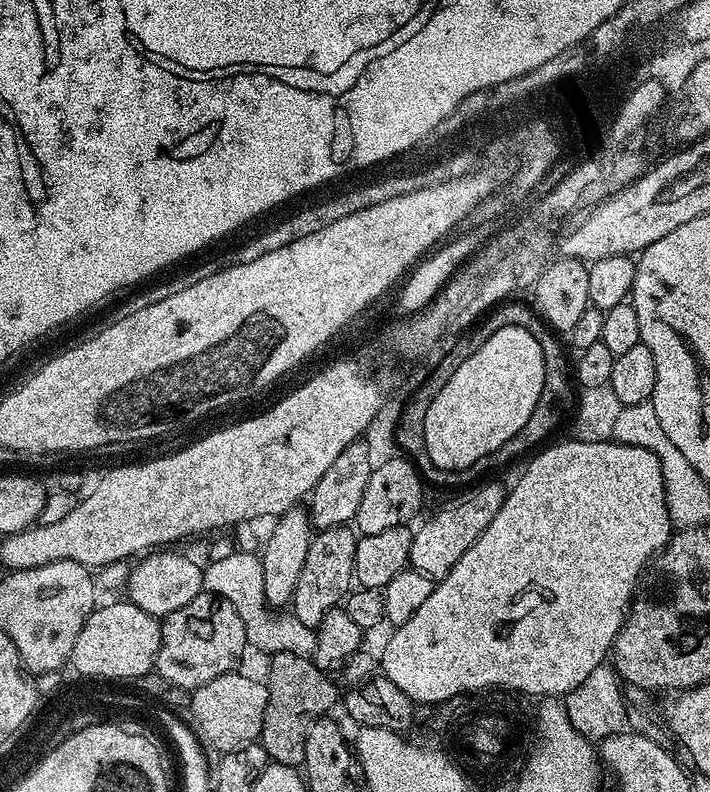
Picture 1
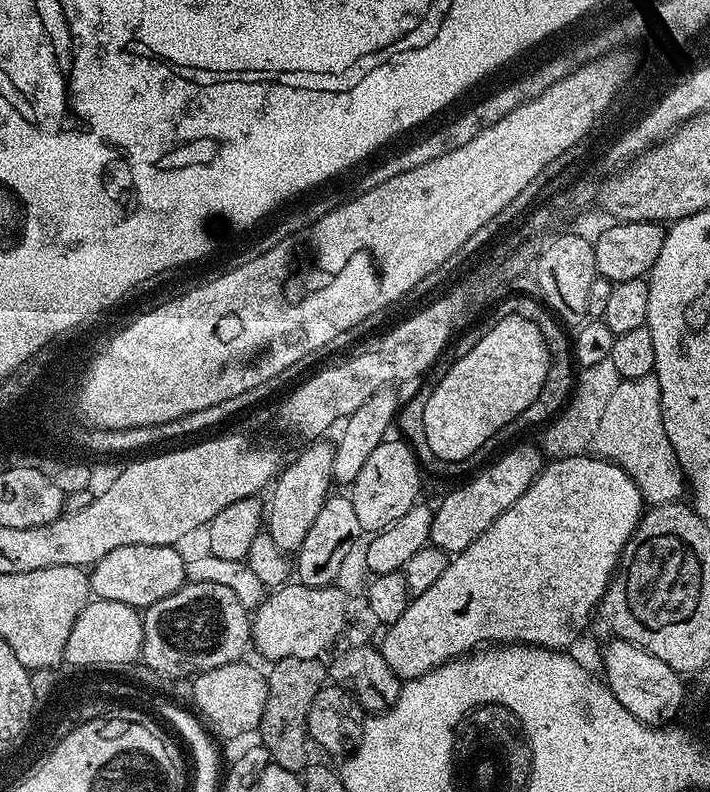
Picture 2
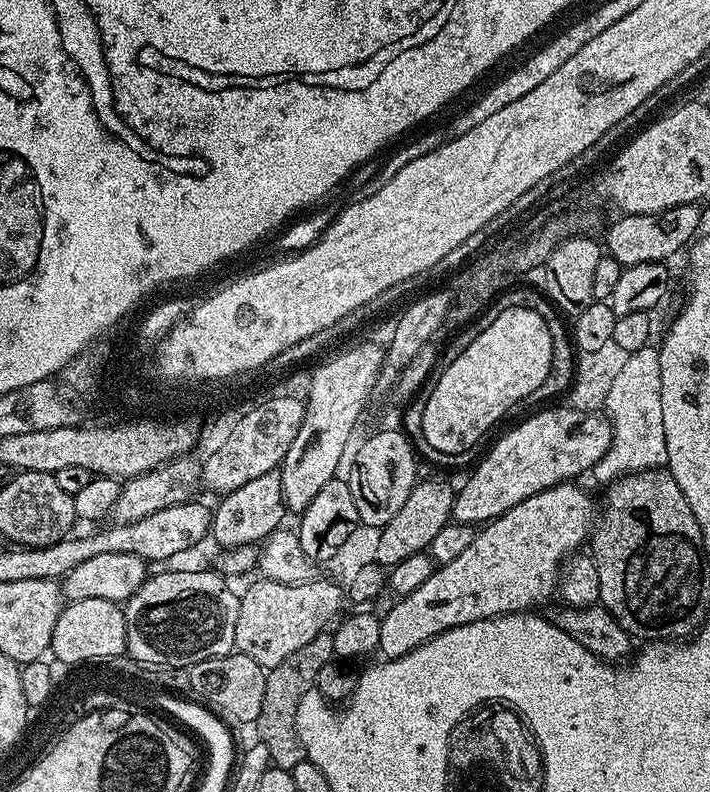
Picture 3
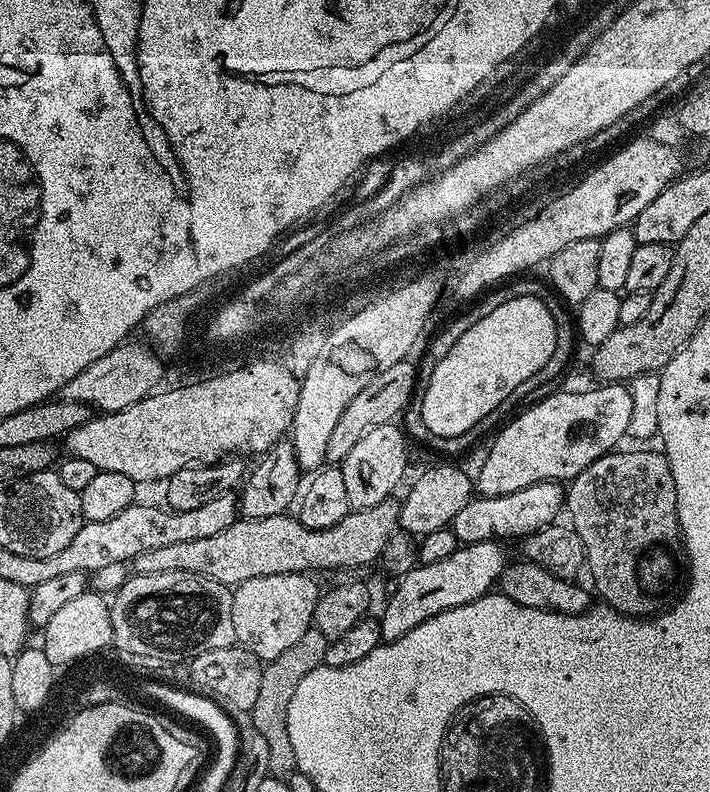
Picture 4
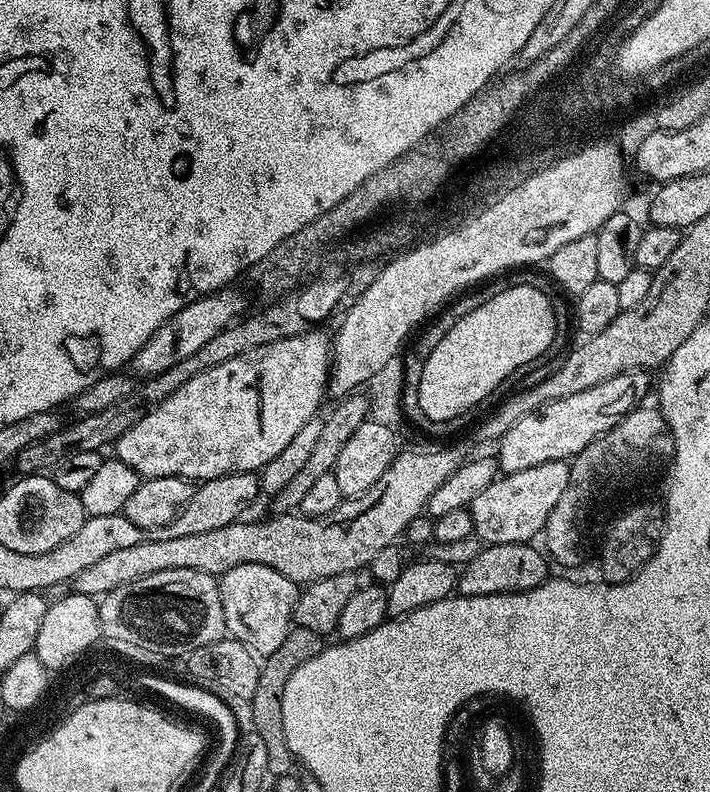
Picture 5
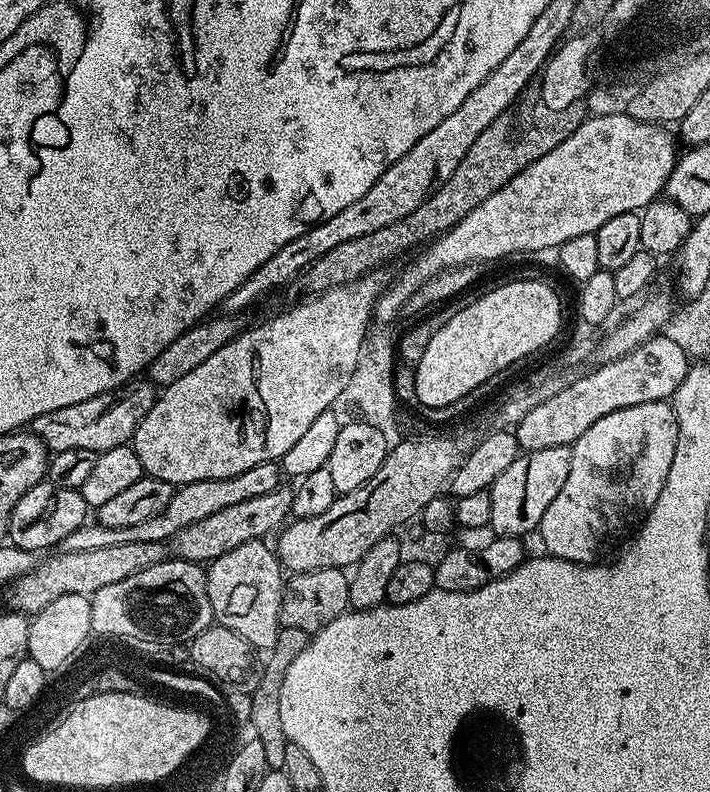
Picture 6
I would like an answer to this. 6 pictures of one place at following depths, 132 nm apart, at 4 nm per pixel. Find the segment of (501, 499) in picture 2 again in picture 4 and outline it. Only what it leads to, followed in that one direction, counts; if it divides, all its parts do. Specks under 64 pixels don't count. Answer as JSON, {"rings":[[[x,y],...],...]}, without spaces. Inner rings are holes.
{"rings":[[[604,382],[584,394],[570,394],[556,390],[553,396],[537,402],[533,408],[516,416],[496,437],[480,464],[480,473],[475,473],[474,488],[482,496],[514,494],[514,490],[526,490],[536,482],[554,480],[570,482],[586,466],[590,466],[599,456],[606,456],[617,447],[620,439],[629,435],[631,420],[631,394],[620,382]]]}

